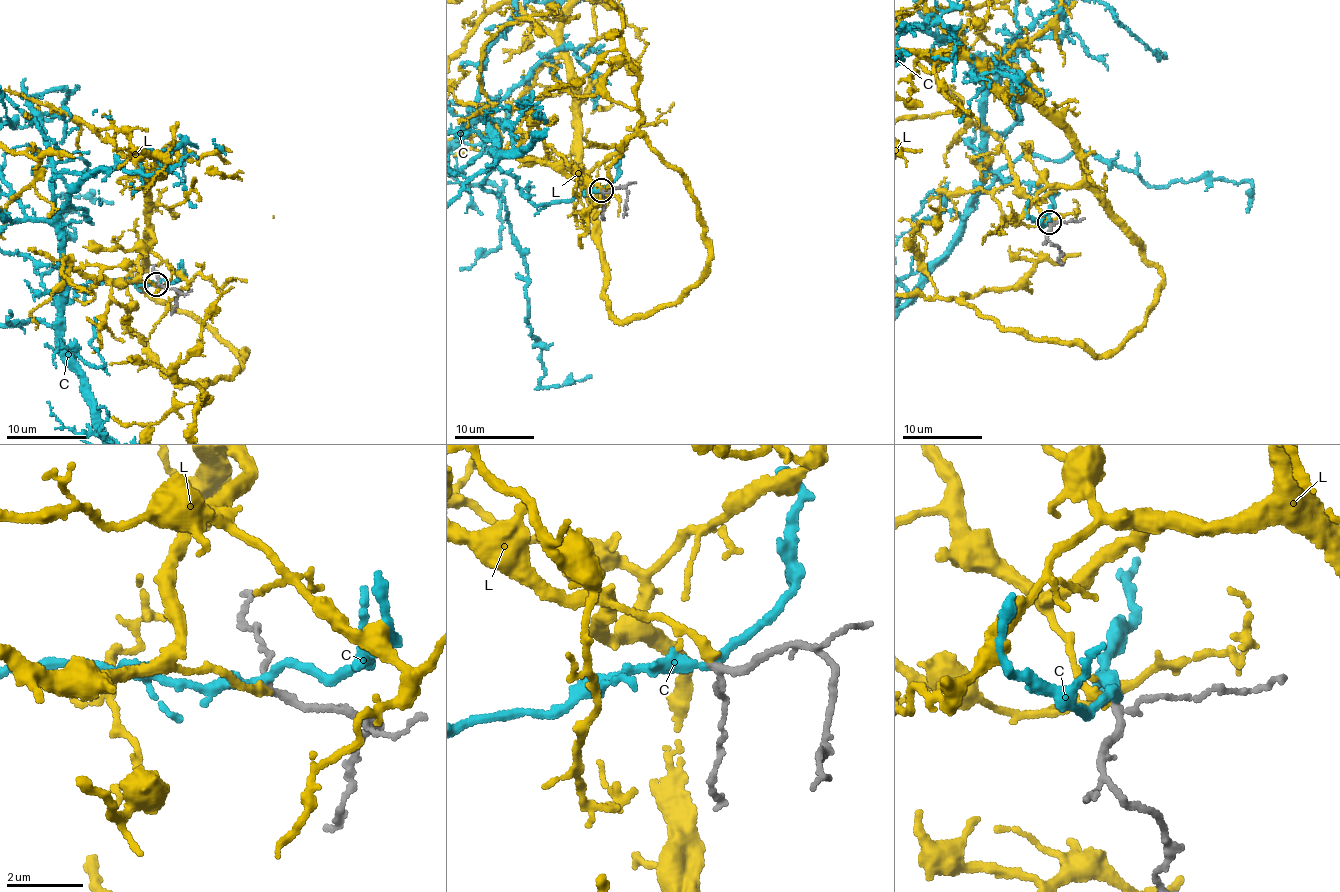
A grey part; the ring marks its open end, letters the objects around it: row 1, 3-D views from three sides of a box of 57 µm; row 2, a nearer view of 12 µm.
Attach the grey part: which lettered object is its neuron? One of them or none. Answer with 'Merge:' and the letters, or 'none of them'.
Merge: L

